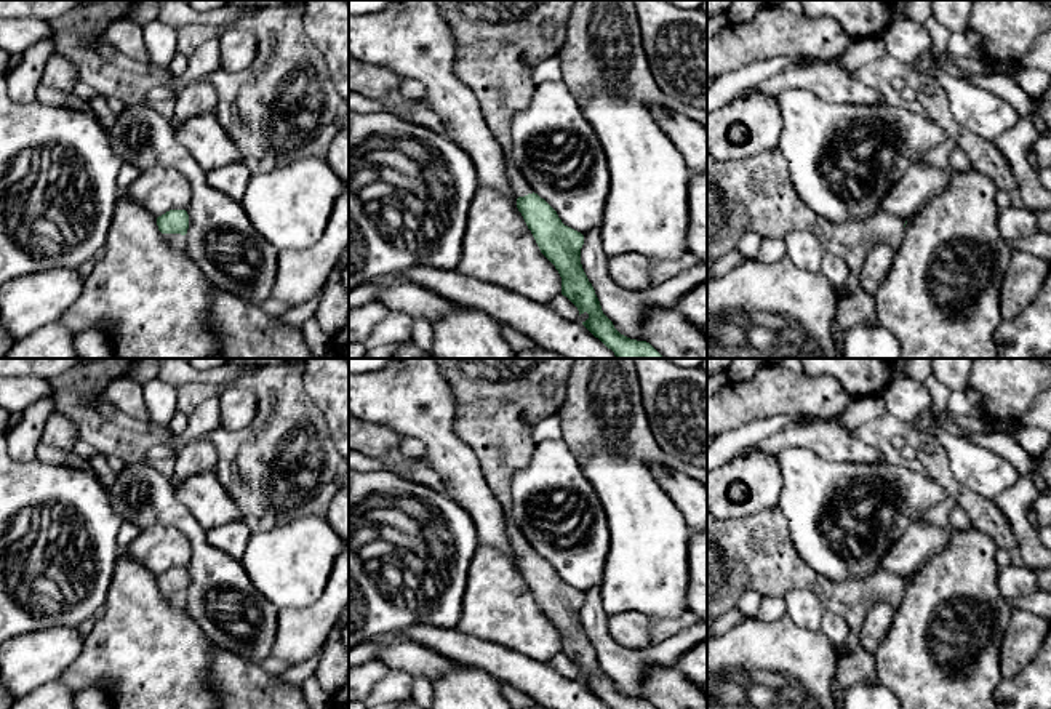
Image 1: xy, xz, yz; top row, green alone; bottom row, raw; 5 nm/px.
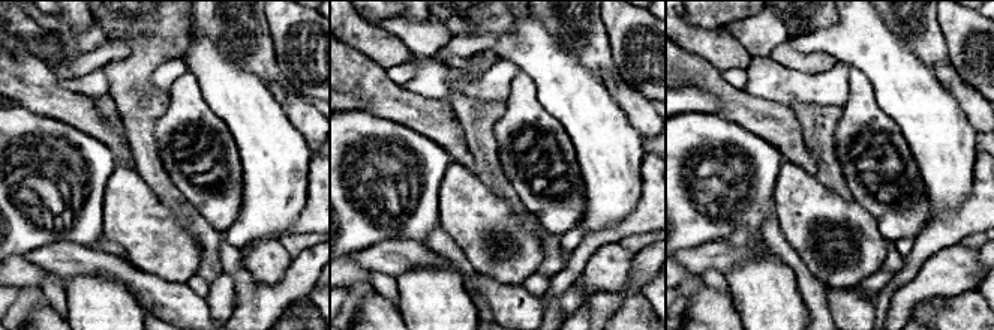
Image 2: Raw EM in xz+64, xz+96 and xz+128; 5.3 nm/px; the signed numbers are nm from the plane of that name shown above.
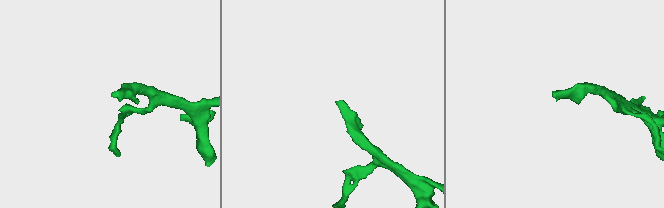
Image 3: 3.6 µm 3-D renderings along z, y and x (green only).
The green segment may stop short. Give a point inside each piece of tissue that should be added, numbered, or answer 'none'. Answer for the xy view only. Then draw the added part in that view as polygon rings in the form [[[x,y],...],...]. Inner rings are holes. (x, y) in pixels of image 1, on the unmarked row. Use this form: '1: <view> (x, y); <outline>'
1: xy (176, 599); [[[162,592],[162,595],[176,608],[186,607],[186,594],[181,592]]]

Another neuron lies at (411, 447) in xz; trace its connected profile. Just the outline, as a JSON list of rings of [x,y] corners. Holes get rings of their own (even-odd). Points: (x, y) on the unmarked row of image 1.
[[[403,437],[398,448],[408,458],[424,458],[427,453],[426,443],[414,437]]]

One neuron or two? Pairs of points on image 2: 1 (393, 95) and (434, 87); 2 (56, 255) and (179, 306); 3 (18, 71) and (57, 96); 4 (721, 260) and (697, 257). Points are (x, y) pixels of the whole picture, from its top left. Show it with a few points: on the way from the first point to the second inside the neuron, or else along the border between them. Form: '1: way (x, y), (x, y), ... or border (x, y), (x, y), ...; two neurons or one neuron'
1: border (402, 87), (446, 101); two neurons
2: way (86, 260), (117, 267), (149, 290); one neuron
3: way (27, 80), (44, 96), (48, 96); one neuron
4: way (715, 257), (703, 257); one neuron

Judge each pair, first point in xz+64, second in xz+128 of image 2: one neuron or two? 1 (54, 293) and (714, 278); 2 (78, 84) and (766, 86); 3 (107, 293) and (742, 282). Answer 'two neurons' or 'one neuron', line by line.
1: one neuron
2: one neuron
3: one neuron

